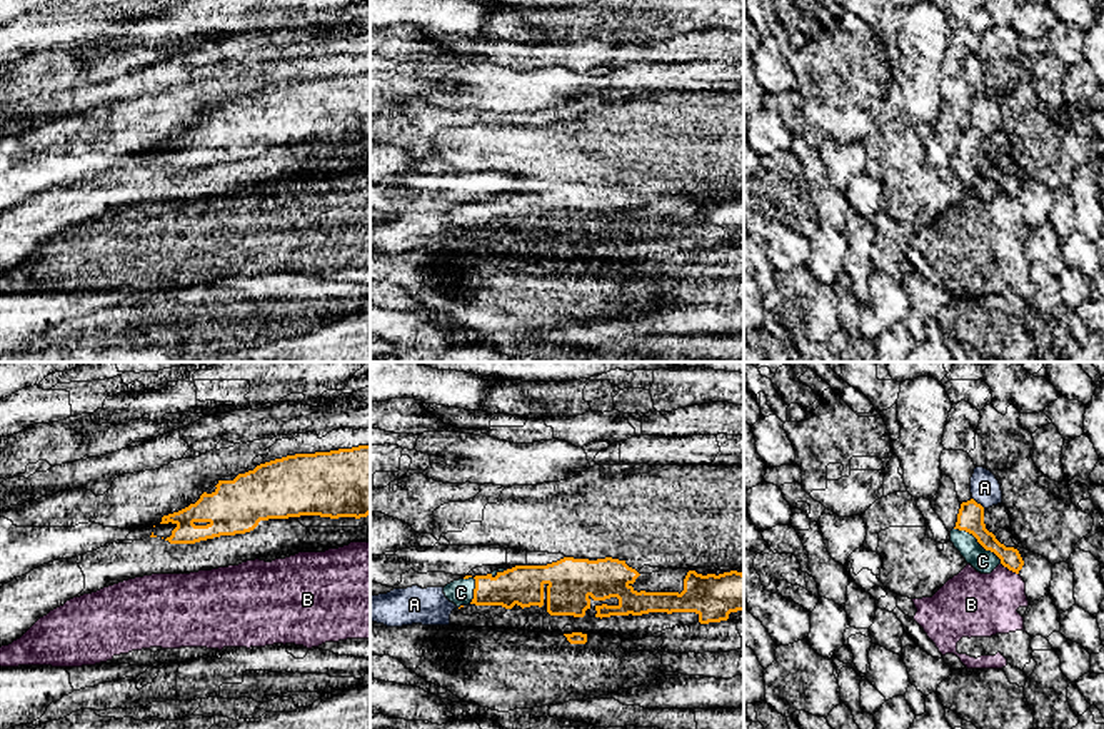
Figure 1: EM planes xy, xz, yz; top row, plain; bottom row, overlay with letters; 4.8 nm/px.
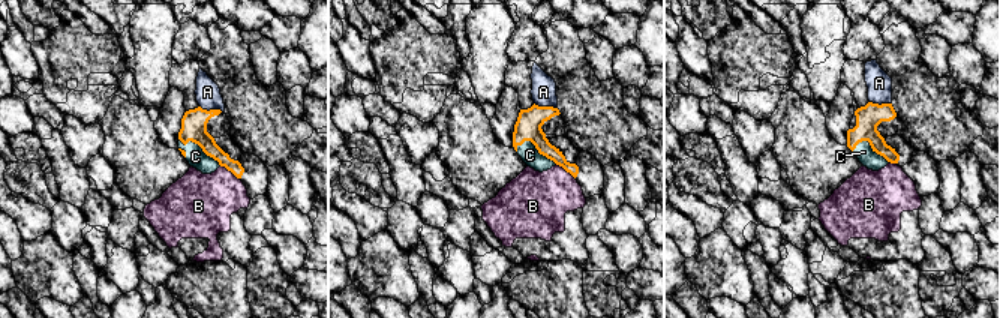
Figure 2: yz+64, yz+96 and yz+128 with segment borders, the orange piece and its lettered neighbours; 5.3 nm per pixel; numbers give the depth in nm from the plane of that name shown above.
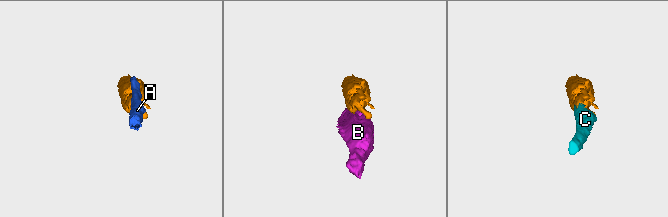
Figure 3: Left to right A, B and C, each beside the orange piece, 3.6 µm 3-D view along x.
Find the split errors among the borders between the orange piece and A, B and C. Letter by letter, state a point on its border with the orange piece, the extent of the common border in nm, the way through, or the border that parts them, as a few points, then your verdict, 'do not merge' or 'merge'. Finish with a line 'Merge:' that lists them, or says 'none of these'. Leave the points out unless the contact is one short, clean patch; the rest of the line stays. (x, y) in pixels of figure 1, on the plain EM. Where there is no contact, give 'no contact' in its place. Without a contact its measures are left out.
A: meets orange in yz at (979, 130); contact 80 nm long; do not merge
B: meets orange in yz at (1009, 196); contact 110 nm long; do not merge
C: meets orange in yz at (979, 169); contact 280 nm long; merge
Merge: C

